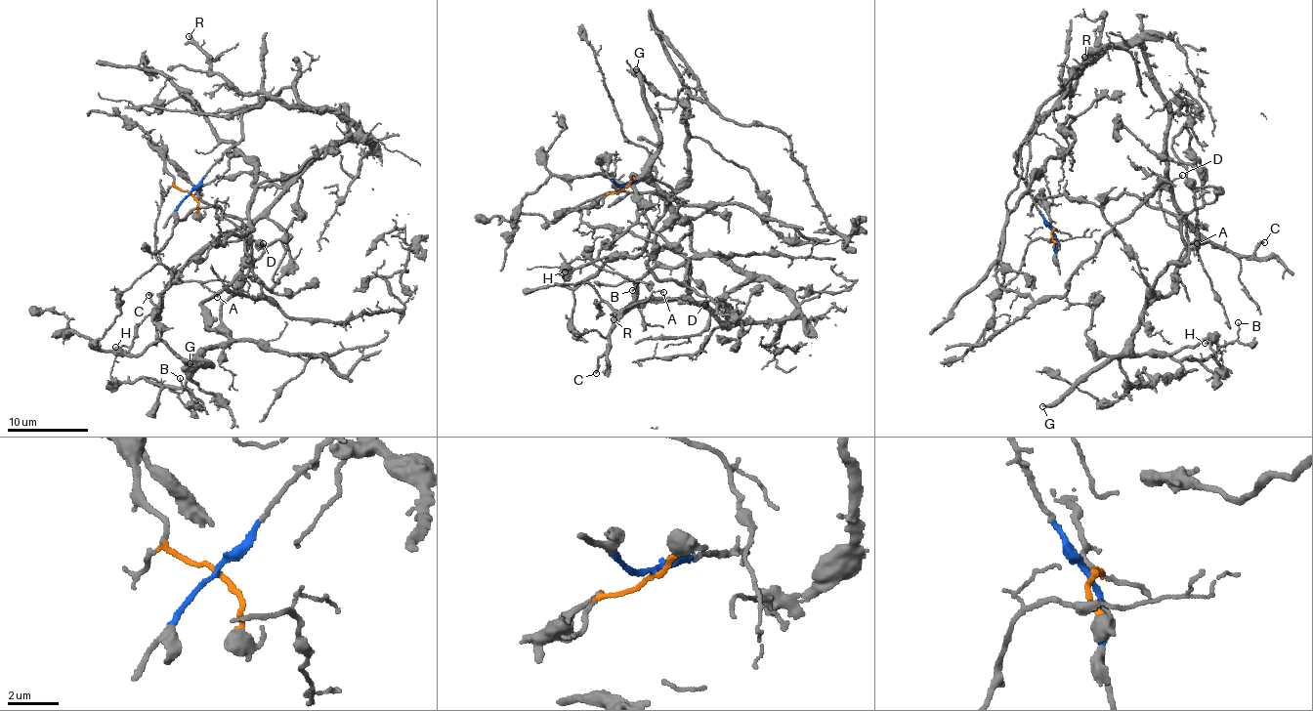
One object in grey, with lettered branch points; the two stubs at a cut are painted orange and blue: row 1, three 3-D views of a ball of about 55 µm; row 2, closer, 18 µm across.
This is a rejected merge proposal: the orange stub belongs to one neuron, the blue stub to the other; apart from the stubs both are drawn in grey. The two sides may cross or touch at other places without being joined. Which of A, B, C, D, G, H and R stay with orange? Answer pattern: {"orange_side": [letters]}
{"orange_side": ["B", "D", "G", "H"]}

